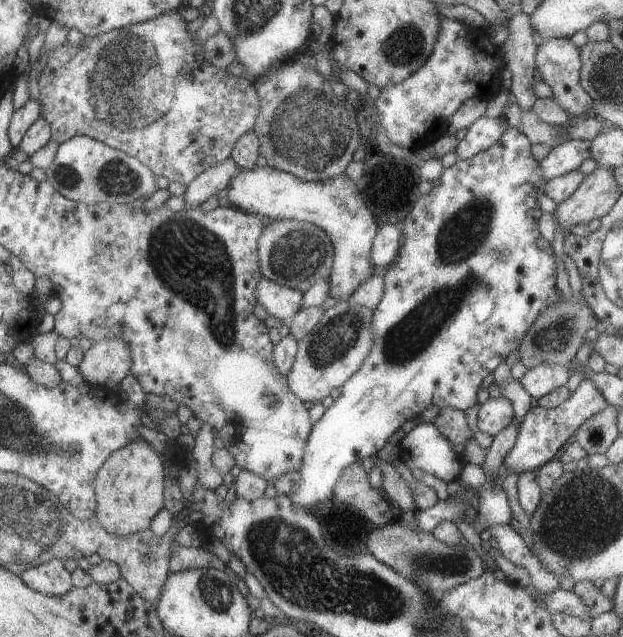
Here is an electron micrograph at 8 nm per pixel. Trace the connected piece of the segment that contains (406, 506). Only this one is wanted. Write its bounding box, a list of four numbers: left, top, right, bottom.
[373,457,416,513]

